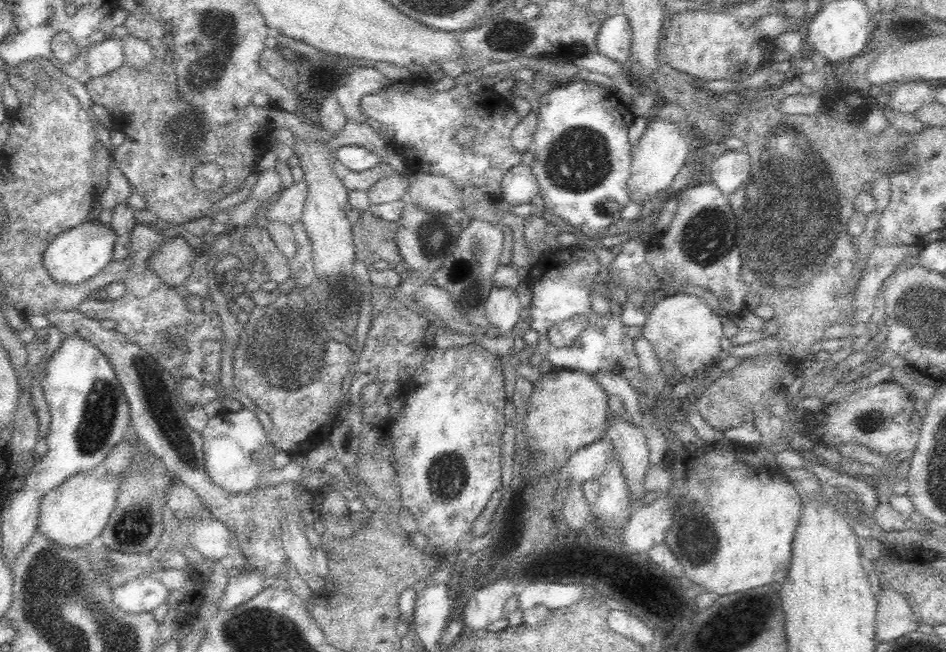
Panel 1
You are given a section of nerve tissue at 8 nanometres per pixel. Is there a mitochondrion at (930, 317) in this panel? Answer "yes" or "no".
yes

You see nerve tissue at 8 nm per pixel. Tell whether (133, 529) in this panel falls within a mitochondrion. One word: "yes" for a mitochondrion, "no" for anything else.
yes

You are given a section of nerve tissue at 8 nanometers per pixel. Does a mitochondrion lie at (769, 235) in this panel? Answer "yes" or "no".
yes

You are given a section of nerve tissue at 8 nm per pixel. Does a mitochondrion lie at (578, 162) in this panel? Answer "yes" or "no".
yes

